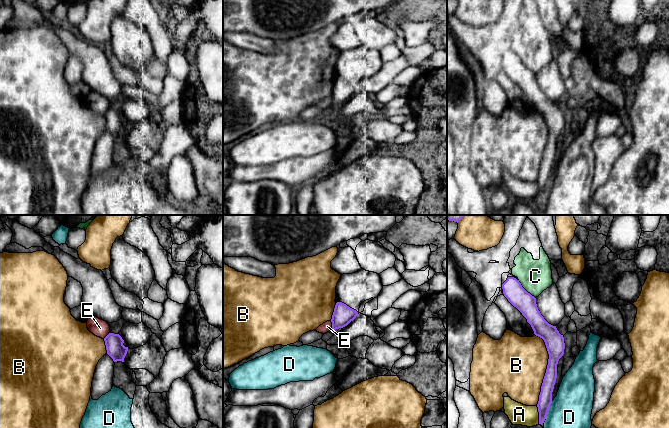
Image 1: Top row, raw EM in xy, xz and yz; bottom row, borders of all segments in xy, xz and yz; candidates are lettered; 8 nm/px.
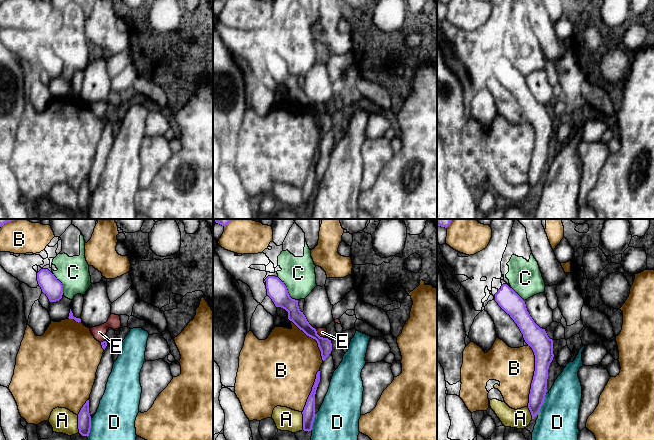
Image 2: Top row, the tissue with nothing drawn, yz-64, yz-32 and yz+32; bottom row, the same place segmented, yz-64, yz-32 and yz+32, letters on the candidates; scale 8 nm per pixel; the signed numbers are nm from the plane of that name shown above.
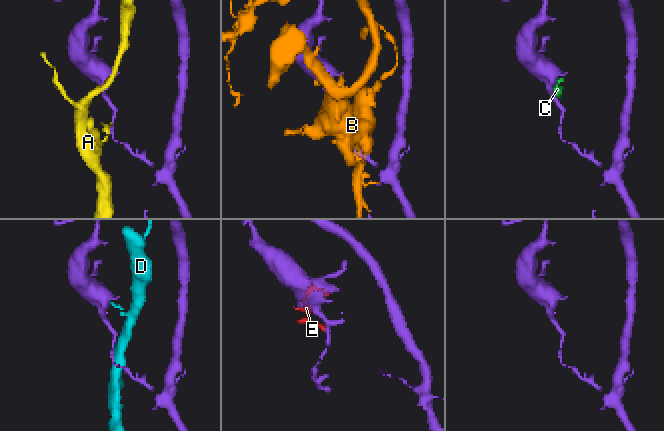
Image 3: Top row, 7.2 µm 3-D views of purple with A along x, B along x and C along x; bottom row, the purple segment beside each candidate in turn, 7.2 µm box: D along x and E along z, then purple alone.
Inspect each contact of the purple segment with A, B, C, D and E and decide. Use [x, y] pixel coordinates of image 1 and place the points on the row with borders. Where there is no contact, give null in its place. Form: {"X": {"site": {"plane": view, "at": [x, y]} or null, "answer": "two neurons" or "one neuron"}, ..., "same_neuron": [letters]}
{"A": {"site": {"plane": "yz", "at": [539, 415]}, "answer": "two neurons"}, "B": {"site": {"plane": "yz", "at": [546, 369]}, "answer": "two neurons"}, "C": {"site": {"plane": "yz", "at": [524, 289]}, "answer": "two neurons"}, "D": {"site": {"plane": "yz", "at": [548, 410]}, "answer": "two neurons"}, "E": {"site": {"plane": "xz", "at": [332, 325]}, "answer": "two neurons"}, "same_neuron": []}

